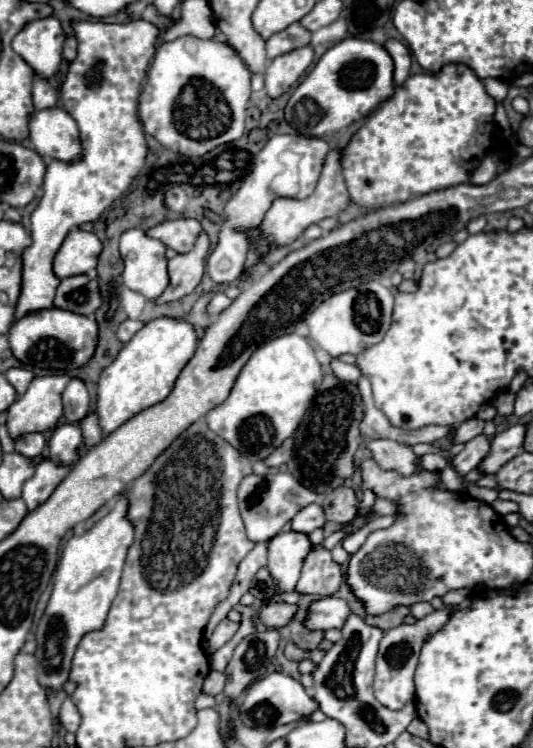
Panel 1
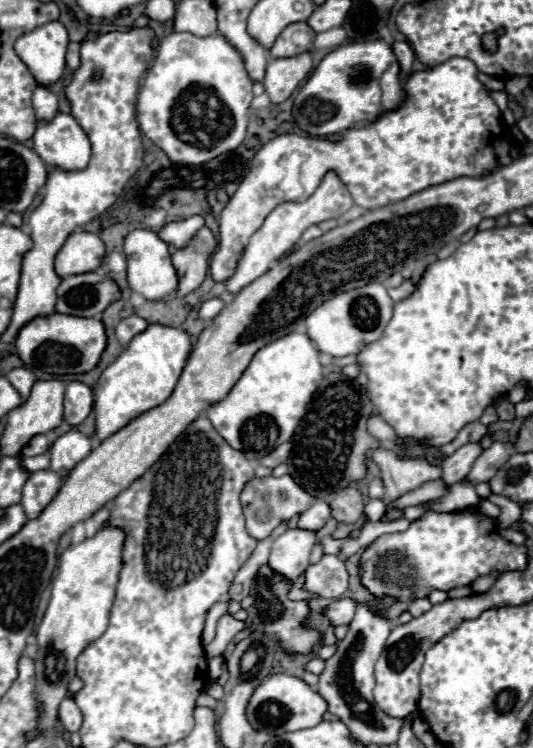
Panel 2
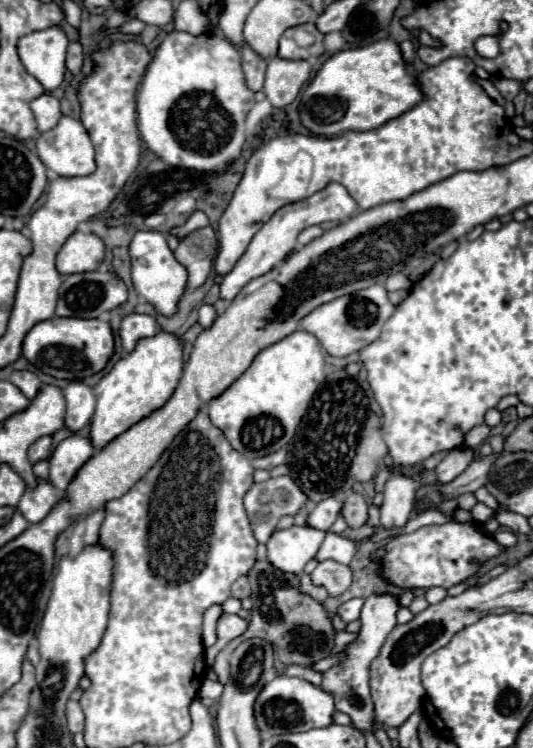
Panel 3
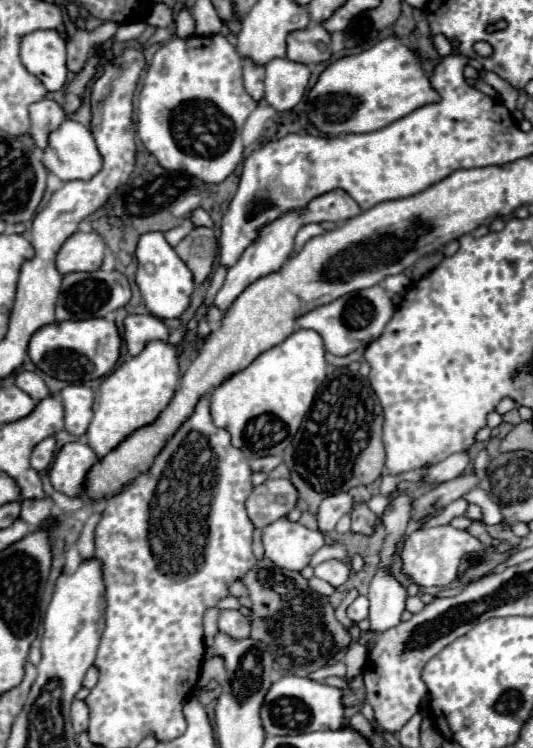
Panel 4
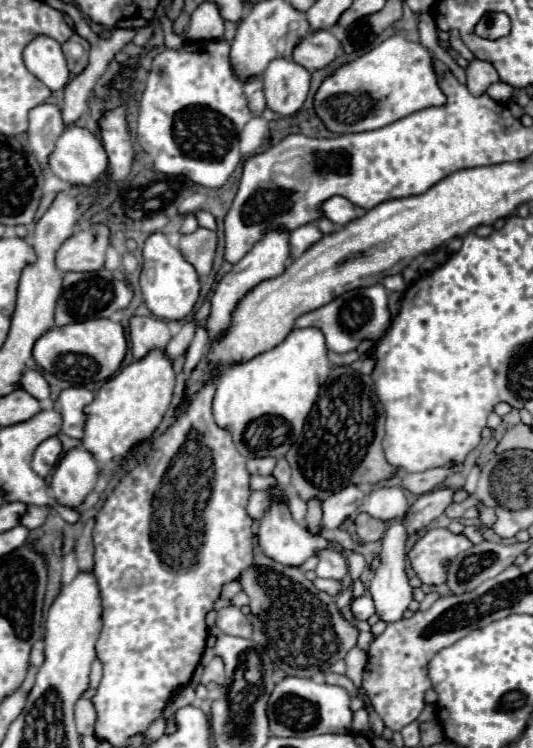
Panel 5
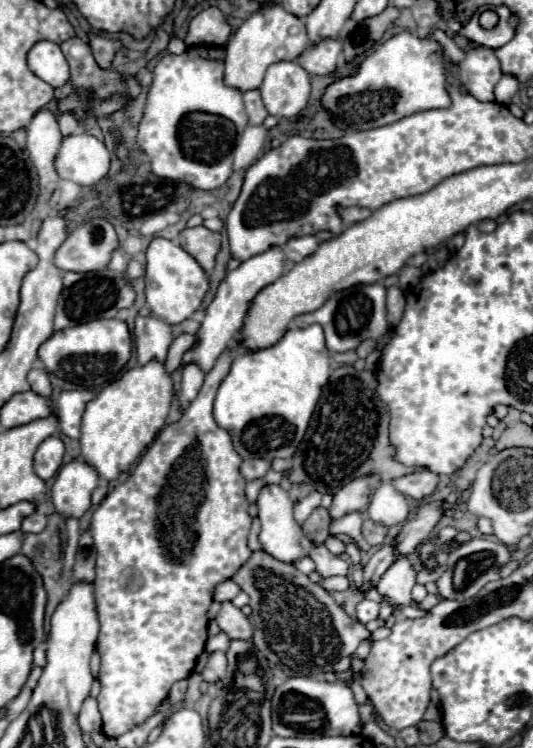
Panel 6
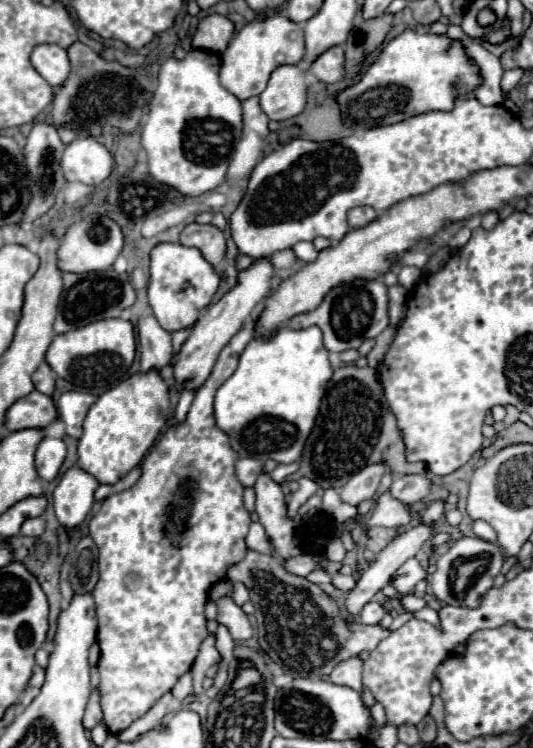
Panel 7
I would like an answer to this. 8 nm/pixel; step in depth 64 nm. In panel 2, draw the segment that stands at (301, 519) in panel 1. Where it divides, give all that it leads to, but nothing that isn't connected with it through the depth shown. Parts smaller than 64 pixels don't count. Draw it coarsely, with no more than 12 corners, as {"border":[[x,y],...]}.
{"border":[[318,500],[300,514],[298,526],[320,530],[330,518],[328,502]]}

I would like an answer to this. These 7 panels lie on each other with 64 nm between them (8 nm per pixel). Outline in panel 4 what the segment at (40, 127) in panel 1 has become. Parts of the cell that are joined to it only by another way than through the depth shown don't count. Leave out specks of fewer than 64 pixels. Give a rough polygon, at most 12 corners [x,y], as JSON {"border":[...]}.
{"border":[[64,120],[42,162],[62,182],[90,180],[104,160],[92,132]]}

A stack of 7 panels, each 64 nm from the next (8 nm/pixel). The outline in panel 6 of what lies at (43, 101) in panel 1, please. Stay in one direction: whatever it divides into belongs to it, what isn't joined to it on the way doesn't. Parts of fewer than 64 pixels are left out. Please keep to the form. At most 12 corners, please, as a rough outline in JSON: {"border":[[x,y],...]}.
{"border":[[38,112],[26,150],[40,176],[38,202],[58,180],[54,160],[62,134],[56,114]]}

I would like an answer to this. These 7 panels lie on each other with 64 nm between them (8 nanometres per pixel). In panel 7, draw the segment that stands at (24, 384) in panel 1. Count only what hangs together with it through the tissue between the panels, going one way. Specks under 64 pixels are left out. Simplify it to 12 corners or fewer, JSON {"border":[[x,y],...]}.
{"border":[[46,362],[32,374],[38,392],[52,396],[56,374]]}

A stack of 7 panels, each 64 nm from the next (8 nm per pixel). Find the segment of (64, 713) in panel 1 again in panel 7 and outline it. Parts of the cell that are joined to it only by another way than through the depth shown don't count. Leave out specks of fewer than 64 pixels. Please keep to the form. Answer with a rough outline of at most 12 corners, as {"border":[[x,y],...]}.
{"border":[[94,688],[84,714],[84,728],[104,720],[100,692]]}

